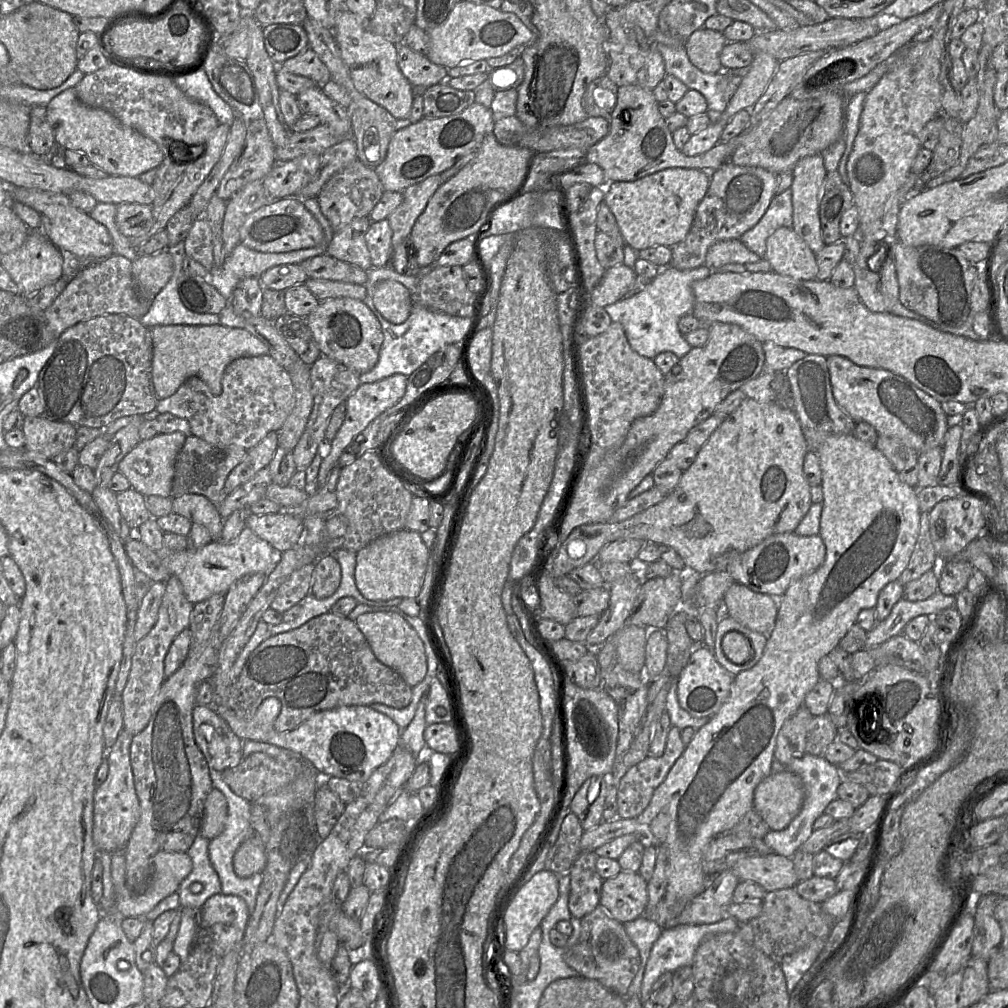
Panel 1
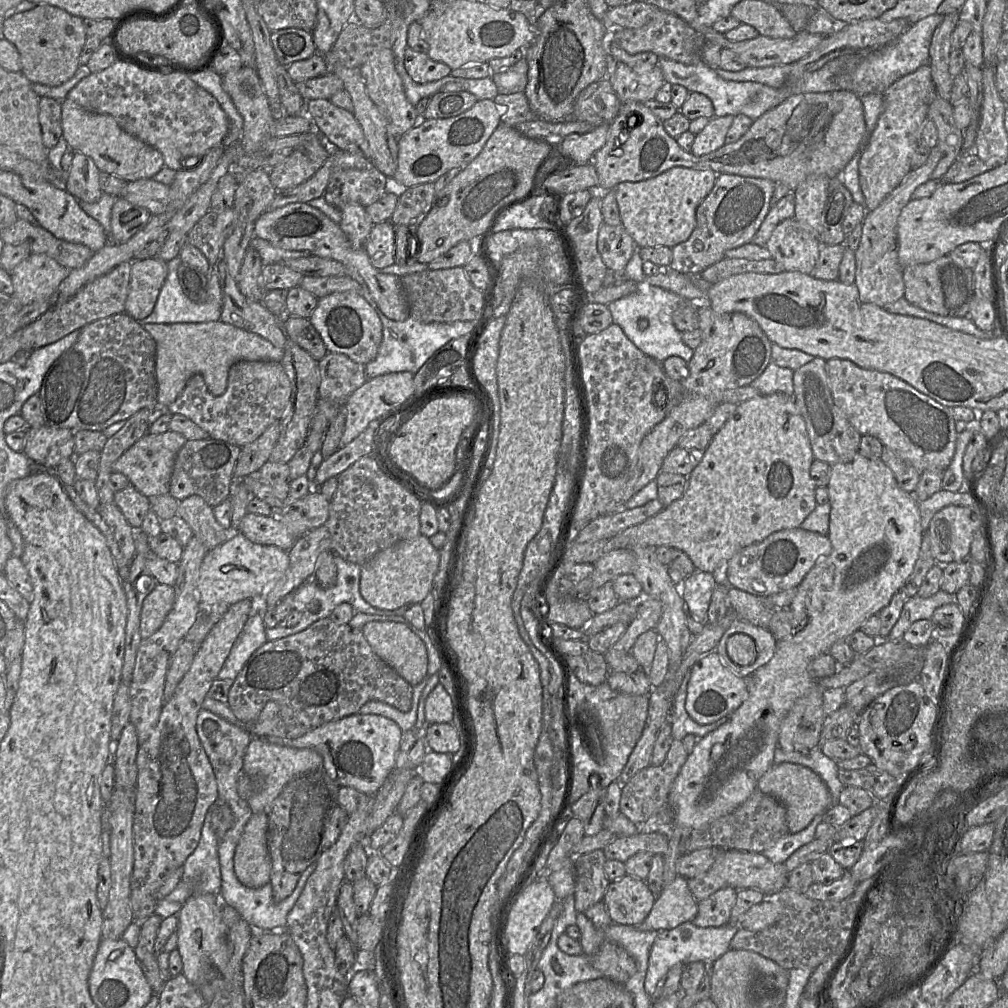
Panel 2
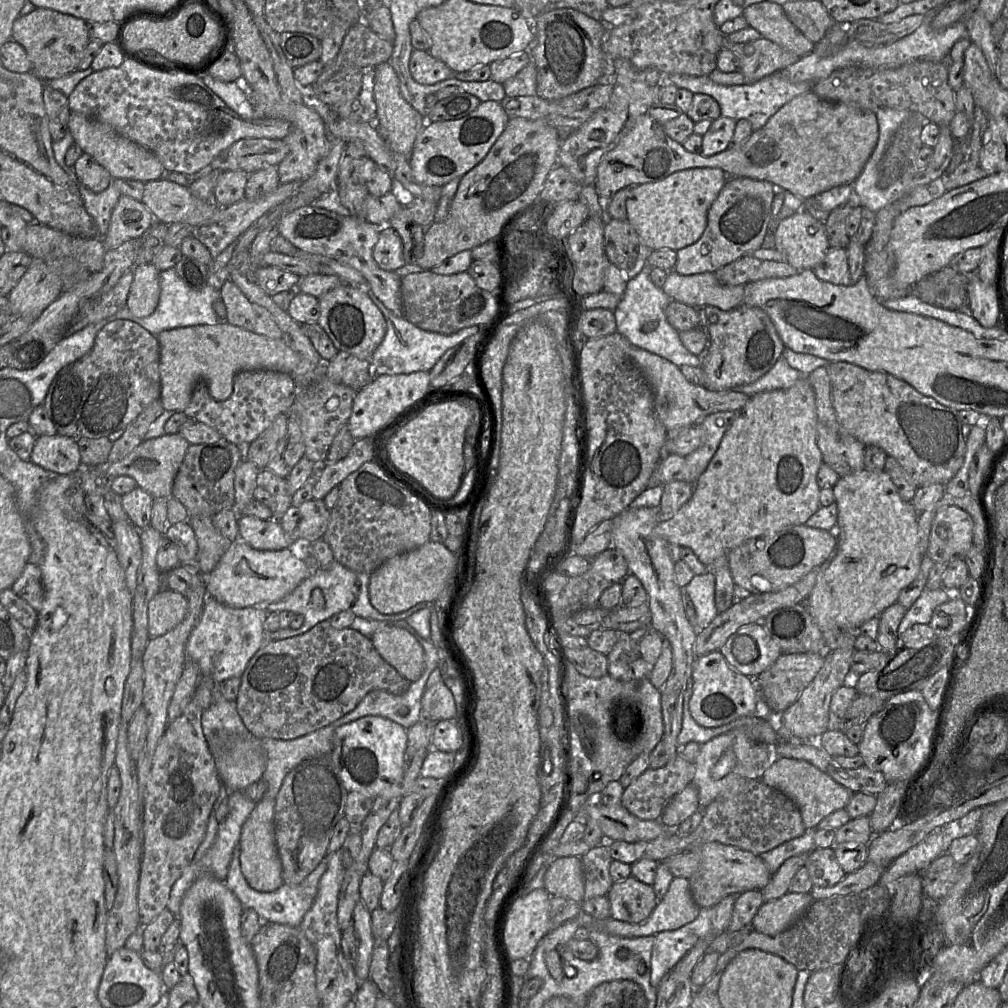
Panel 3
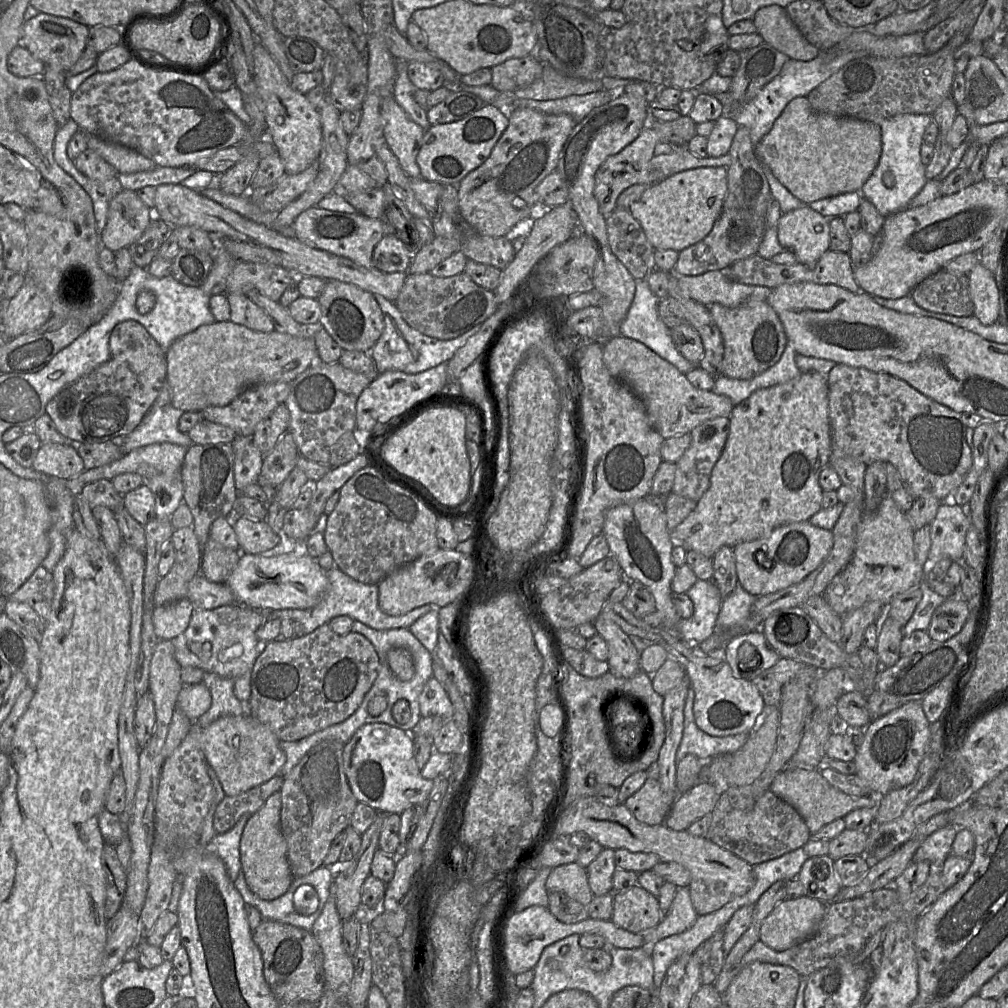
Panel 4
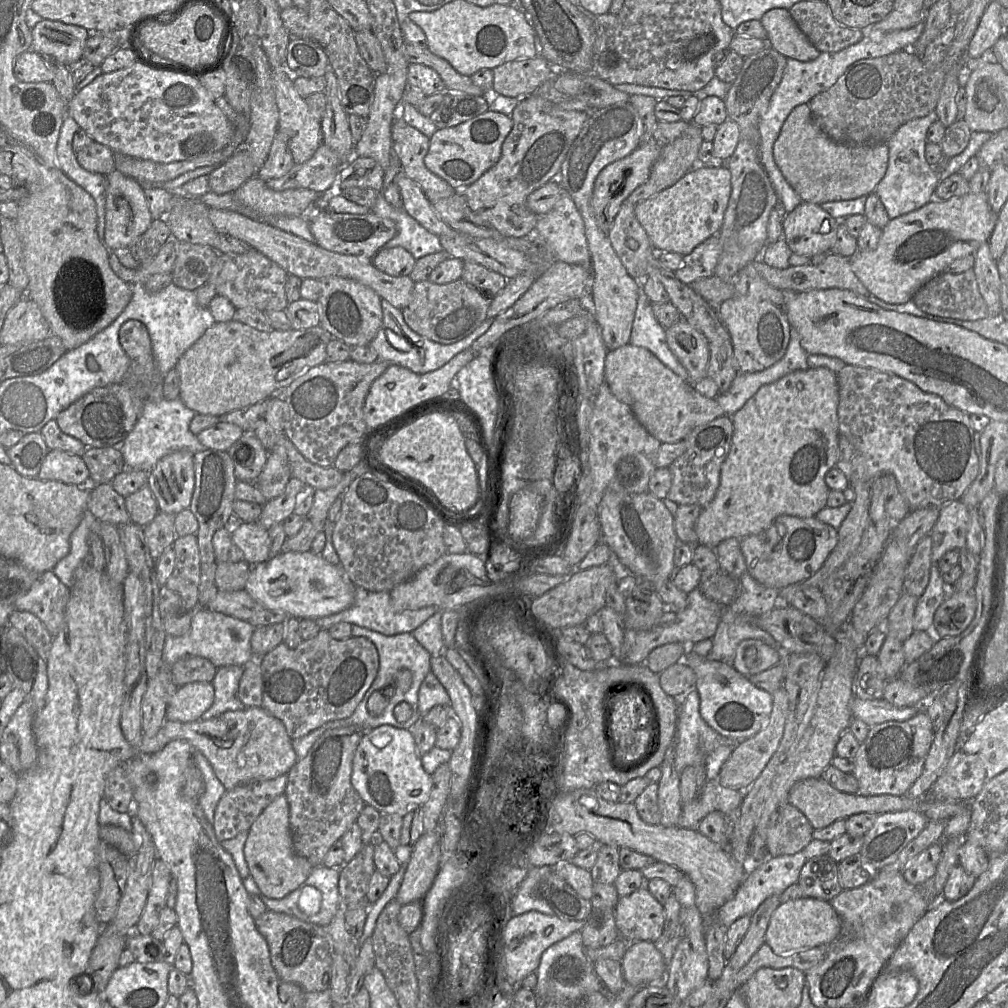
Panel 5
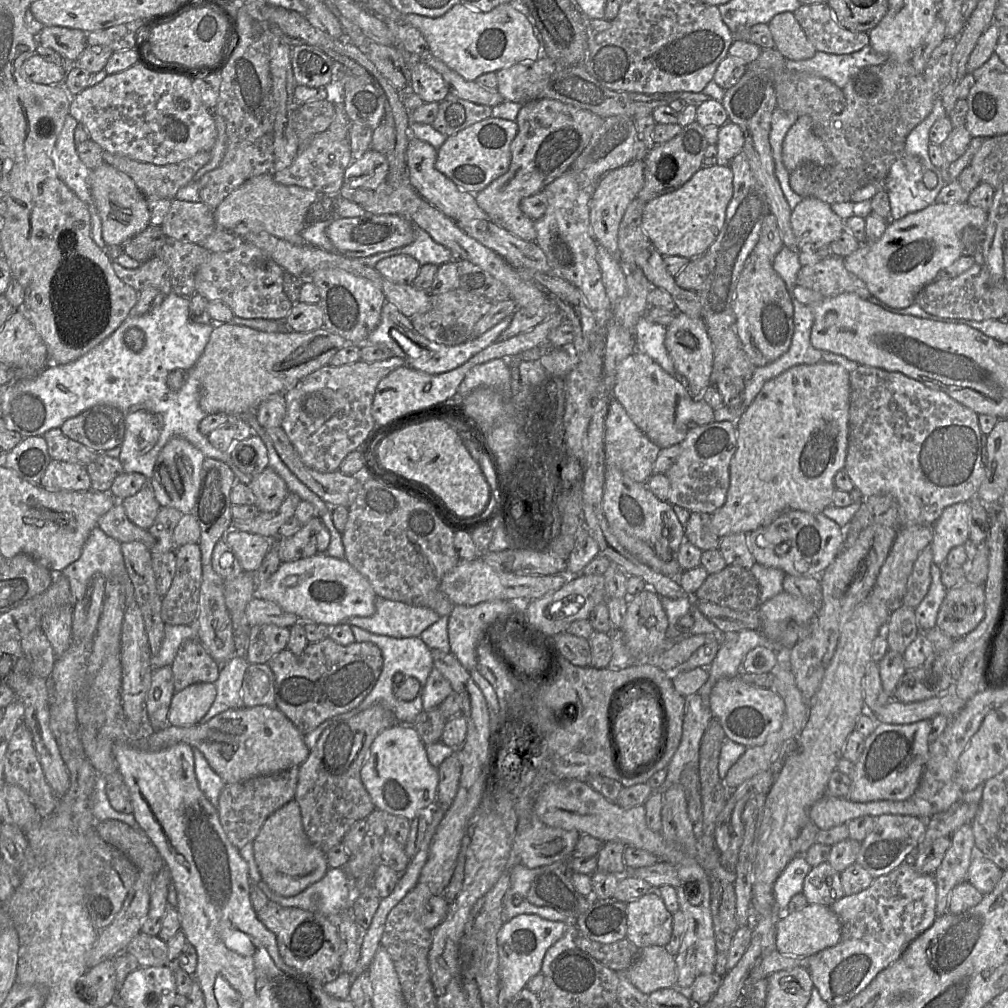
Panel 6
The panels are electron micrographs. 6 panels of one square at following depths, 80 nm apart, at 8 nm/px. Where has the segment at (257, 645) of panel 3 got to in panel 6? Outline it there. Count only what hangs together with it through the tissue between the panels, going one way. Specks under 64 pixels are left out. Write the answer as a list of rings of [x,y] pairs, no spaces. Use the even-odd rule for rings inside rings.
[[[198,620],[189,625],[164,624],[164,637],[156,655],[151,655],[152,671],[171,665],[181,645],[188,639],[199,639]]]

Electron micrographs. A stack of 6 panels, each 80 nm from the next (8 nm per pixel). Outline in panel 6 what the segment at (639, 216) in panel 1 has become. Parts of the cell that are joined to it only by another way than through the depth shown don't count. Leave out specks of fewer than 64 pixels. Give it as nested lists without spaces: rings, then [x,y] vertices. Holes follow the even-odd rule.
[[[727,164],[702,166],[679,188],[646,202],[642,227],[663,256],[687,259],[703,256],[719,235],[733,196],[733,172]]]

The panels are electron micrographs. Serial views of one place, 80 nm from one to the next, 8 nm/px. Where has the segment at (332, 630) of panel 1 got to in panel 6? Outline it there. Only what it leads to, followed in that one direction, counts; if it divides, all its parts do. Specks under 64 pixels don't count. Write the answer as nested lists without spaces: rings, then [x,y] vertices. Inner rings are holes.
[[[328,637],[316,643],[309,643],[300,655],[295,655],[286,648],[277,653],[268,665],[274,675],[275,707],[306,735],[325,720],[354,709],[366,698],[381,674],[383,657],[374,643],[355,641],[344,646]]]

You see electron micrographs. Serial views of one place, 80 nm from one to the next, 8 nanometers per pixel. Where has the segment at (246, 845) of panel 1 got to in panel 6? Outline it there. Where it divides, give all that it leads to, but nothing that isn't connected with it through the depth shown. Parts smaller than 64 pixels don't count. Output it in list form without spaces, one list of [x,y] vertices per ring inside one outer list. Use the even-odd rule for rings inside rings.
[[[295,800],[266,819],[252,846],[262,881],[272,892],[283,897],[301,893],[321,880],[329,869],[326,853],[310,842],[303,829],[300,806]]]

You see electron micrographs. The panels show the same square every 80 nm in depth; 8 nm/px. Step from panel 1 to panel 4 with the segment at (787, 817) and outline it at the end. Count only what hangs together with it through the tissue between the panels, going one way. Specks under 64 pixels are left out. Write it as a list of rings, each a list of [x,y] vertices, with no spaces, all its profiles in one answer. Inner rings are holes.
[[[787,767],[771,783],[769,790],[791,804],[804,818],[811,834],[838,818],[859,808],[877,808],[882,794],[870,794],[867,797],[848,795],[831,785],[818,769],[805,767]]]

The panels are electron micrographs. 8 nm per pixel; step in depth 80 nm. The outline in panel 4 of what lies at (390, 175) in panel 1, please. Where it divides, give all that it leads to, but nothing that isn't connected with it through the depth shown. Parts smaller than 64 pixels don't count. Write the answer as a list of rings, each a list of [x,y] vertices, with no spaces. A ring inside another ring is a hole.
[[[486,103],[480,110],[461,120],[431,125],[424,132],[416,157],[421,178],[442,185],[458,185],[468,173],[485,162],[508,123],[509,118],[499,108]]]

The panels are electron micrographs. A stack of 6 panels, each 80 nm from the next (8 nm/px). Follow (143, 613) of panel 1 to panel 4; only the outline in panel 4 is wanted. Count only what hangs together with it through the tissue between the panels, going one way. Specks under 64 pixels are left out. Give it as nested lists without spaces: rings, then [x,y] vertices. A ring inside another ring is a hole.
[[[187,598],[166,605],[155,606],[152,617],[157,637],[160,640],[171,640],[184,634],[189,626],[195,606]]]

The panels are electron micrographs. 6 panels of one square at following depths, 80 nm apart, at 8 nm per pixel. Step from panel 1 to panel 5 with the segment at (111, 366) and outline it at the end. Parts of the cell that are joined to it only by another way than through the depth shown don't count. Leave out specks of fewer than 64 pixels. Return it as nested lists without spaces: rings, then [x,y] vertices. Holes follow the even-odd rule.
[[[137,320],[126,321],[119,330],[119,342],[130,359],[129,367],[118,383],[97,387],[72,403],[56,417],[58,427],[65,434],[81,441],[86,447],[106,447],[121,444],[134,428],[143,408],[144,401],[157,385],[163,385],[165,376],[160,373],[154,359],[151,339],[143,323]]]

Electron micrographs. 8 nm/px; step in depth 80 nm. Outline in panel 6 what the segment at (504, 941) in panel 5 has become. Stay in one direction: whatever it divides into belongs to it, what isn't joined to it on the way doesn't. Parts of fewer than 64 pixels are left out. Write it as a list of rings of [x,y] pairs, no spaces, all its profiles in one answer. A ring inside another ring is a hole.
[[[521,914],[504,922],[497,934],[499,956],[499,1003],[505,1006],[526,987],[527,982],[541,973],[547,950],[563,937],[569,923],[544,919],[536,914]]]

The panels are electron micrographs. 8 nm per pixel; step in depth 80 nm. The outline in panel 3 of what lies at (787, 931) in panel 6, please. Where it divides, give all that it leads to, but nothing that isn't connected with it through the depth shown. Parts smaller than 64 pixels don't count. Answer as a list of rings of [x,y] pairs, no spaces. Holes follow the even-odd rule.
[[[787,892],[778,899],[764,902],[751,922],[751,928],[759,933],[775,936],[794,924],[813,900],[809,893]]]

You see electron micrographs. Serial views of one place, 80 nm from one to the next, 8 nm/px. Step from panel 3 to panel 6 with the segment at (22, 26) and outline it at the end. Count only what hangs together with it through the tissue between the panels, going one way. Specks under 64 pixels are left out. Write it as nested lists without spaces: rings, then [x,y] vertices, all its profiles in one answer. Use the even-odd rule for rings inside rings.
[[[44,26],[37,41],[57,52],[66,63],[74,63],[87,46],[87,32],[60,26]]]

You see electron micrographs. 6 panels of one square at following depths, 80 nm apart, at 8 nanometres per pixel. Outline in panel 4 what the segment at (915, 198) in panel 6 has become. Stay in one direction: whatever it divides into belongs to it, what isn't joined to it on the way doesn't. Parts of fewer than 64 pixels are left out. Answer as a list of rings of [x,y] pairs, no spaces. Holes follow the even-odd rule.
[[[909,113],[887,118],[880,124],[882,136],[881,157],[877,167],[860,191],[862,199],[869,200],[882,216],[888,217],[907,208],[912,198],[927,183],[926,166],[921,161],[920,149],[924,142],[924,132],[932,121],[933,114]],[[887,172],[890,172],[895,179],[895,185],[892,188],[887,188],[883,183],[883,176]]]

